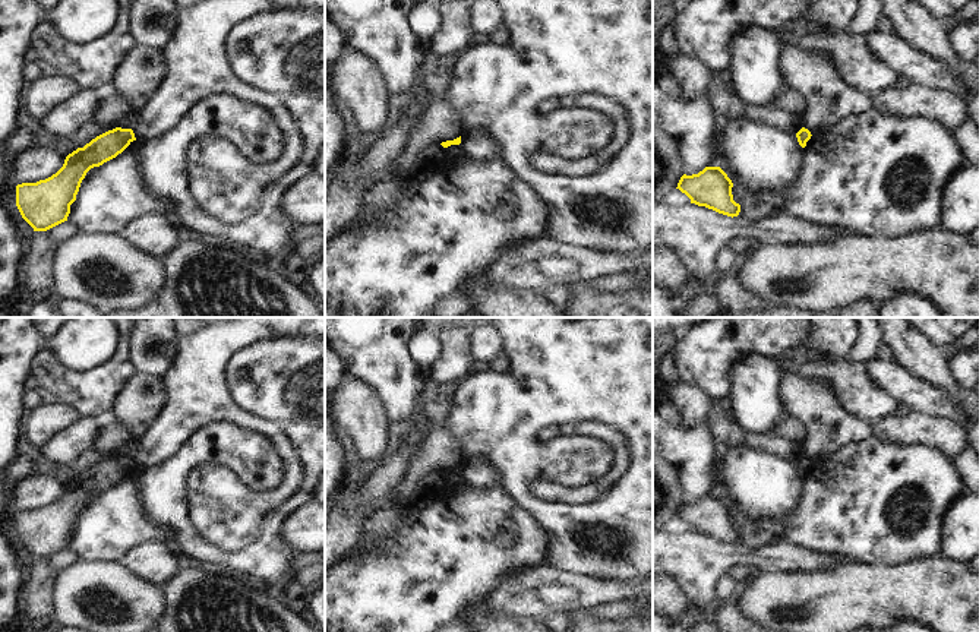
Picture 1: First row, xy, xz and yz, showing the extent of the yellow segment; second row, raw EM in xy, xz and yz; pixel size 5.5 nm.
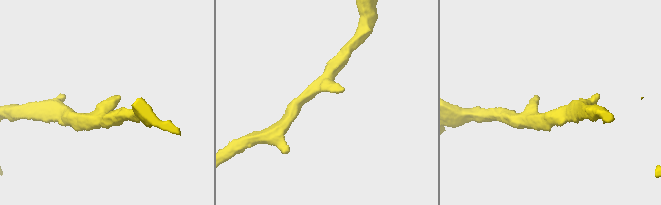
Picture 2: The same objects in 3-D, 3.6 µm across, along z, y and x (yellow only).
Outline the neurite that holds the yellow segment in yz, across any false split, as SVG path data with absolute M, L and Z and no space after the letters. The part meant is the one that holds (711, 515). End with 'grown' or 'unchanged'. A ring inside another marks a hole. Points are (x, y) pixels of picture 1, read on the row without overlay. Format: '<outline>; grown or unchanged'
M705 494L698 502L683 502L678 515L691 531L705 534L727 544L738 544L740 533L733 528L733 511L720 494Z; unchanged

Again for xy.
M116 455L69 481L63 494L45 508L16 514L16 534L34 559L47 559L64 549L86 500L121 481L133 468L132 456Z; unchanged

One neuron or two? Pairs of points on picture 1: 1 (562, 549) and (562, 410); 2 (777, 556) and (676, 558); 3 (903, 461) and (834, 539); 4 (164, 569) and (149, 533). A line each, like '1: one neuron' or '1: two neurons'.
1: one neuron
2: one neuron
3: one neuron
4: two neurons

